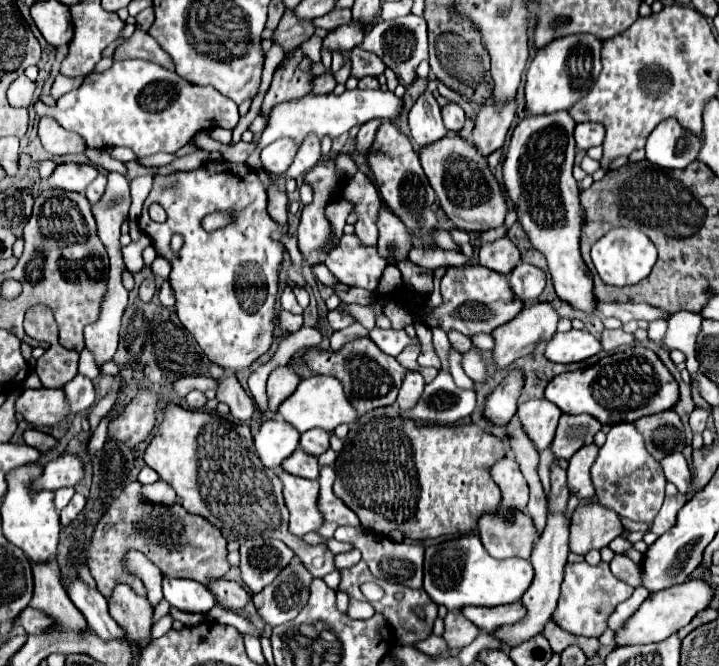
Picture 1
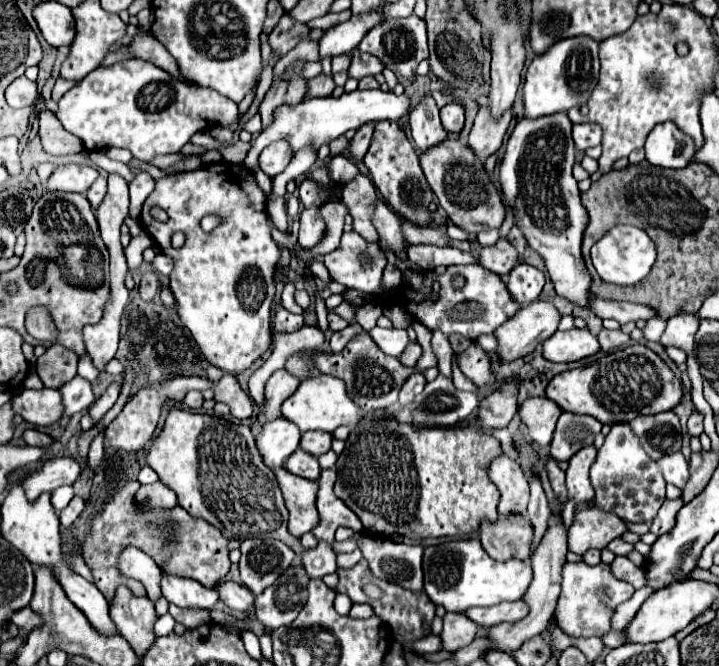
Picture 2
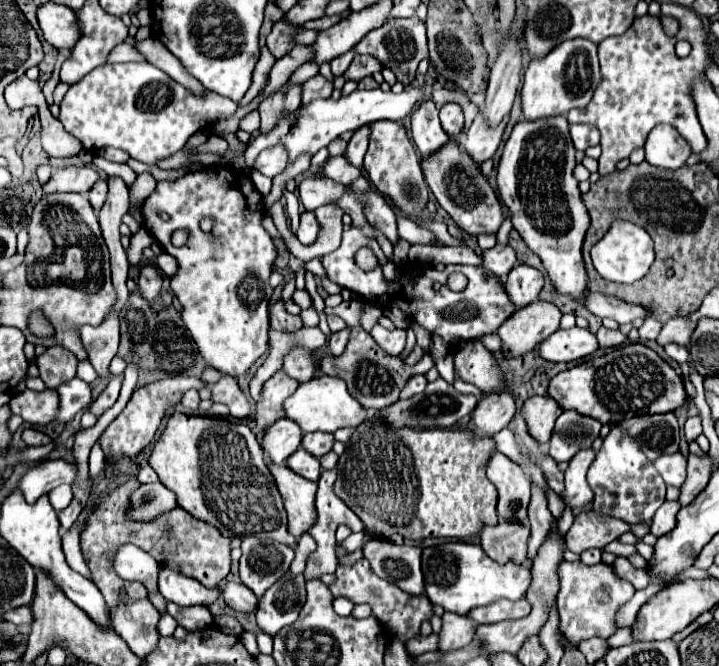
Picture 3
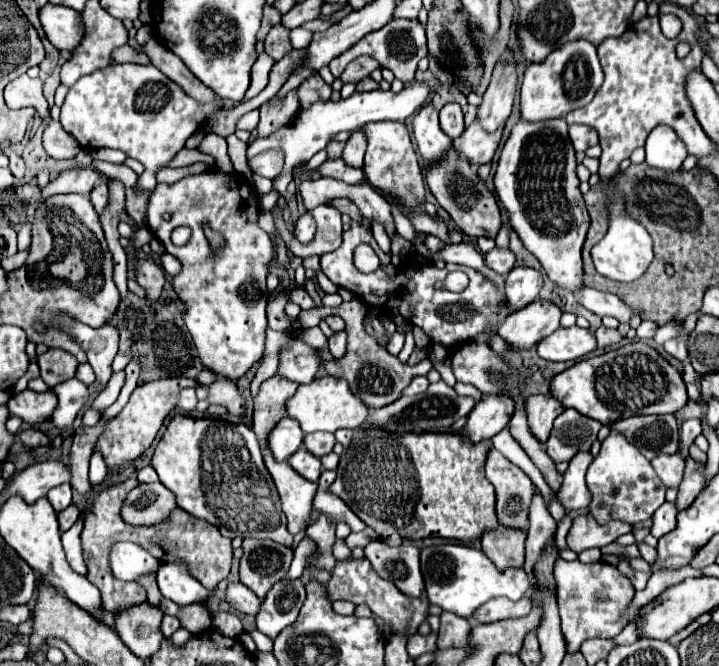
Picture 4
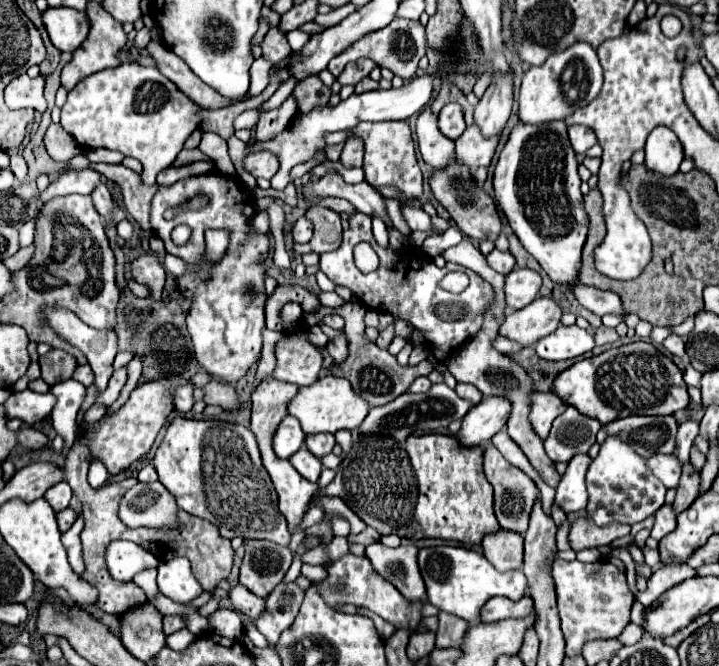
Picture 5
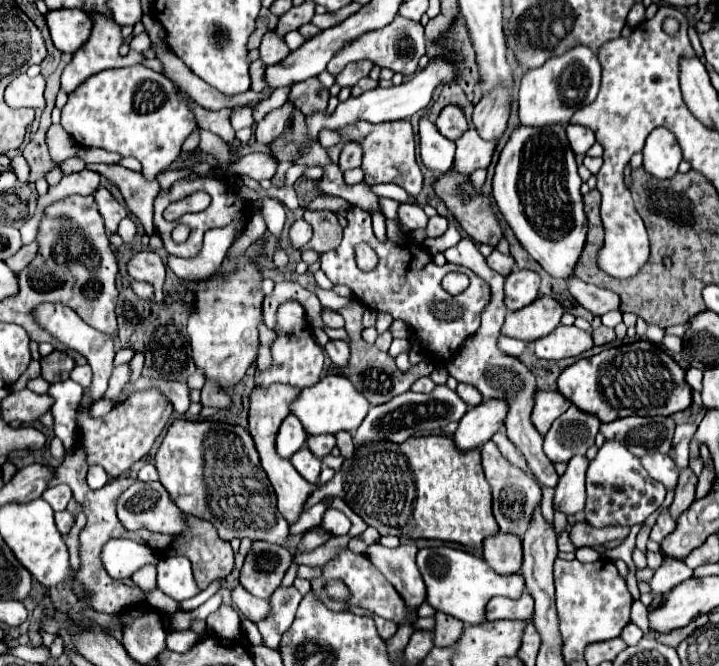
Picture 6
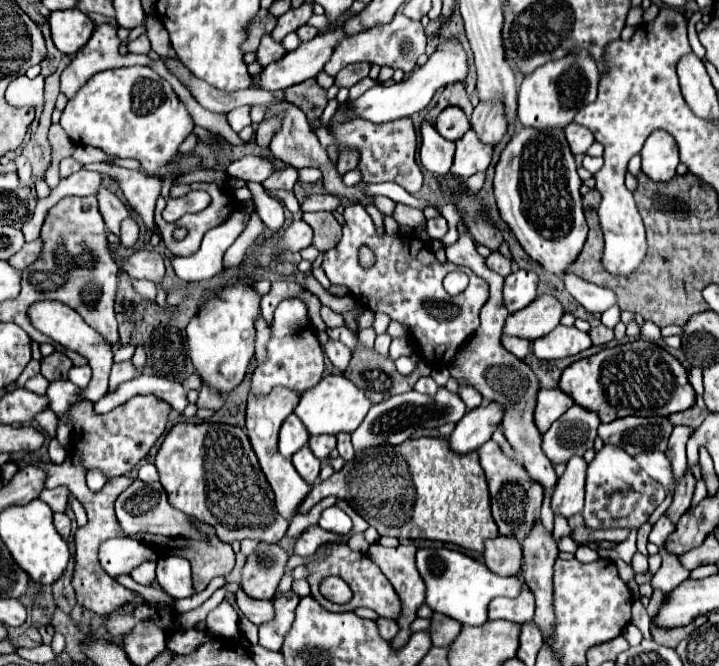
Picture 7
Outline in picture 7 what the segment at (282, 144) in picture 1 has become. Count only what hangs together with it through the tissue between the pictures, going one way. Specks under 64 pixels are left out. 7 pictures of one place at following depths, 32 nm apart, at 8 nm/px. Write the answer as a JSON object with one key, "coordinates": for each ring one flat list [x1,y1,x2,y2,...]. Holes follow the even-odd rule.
{"coordinates":[[244,156,226,168,226,174,230,178,244,182,264,182,272,172,274,172,272,162,262,156]]}

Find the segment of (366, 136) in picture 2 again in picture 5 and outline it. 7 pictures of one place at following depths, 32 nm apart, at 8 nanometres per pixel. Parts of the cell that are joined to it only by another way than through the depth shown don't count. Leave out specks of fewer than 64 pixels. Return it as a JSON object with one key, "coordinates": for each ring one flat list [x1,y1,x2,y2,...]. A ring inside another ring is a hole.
{"coordinates":[[350,136,350,140,346,140,342,156,340,156,340,164,344,168,354,168,354,166,362,166,362,156,364,156,364,144,360,138]]}

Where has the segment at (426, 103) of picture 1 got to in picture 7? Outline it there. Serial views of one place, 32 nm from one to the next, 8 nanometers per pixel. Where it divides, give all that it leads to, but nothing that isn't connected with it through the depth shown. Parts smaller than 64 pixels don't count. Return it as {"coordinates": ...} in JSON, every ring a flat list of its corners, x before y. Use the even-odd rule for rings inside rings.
{"coordinates":[[422,122,420,128,422,146,420,146,420,162,422,166,438,178,448,176,452,160,454,160,454,144,442,138,434,126]]}

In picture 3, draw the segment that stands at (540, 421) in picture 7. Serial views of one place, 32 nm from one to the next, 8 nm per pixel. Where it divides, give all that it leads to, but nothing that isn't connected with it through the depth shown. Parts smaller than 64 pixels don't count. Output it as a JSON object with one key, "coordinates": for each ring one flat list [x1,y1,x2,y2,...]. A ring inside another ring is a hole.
{"coordinates":[[532,396,522,406,522,416,526,418,530,436,540,444,546,444,546,440,550,438,554,422,560,414,560,404,556,404,556,400,552,400,550,396]]}

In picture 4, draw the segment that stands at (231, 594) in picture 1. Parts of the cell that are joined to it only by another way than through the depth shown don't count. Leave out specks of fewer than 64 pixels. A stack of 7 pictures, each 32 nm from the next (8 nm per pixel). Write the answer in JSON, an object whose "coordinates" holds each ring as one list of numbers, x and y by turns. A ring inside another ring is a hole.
{"coordinates":[[230,584,226,590,226,600,232,604,236,612,250,614,250,616,256,616,256,612,260,612,262,600,256,598,254,592,248,590,244,584]]}

